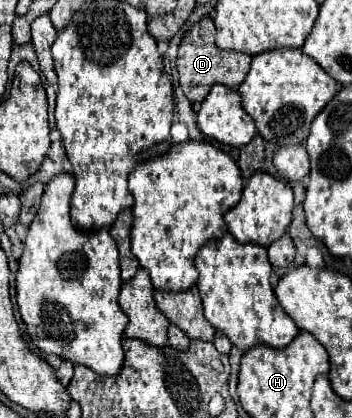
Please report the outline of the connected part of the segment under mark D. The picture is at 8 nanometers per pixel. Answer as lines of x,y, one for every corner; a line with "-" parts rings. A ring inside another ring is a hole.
205,17
199,23
195,23
193,29
189,33
185,33
185,37
183,37
181,45
179,45
179,57
177,57
179,83
181,83
181,89
183,89
185,97
195,105
201,103
207,97
209,89
215,83
237,89
247,77
249,65
251,65
249,55
235,53
235,51
221,51
215,45
215,25
213,25
211,17

